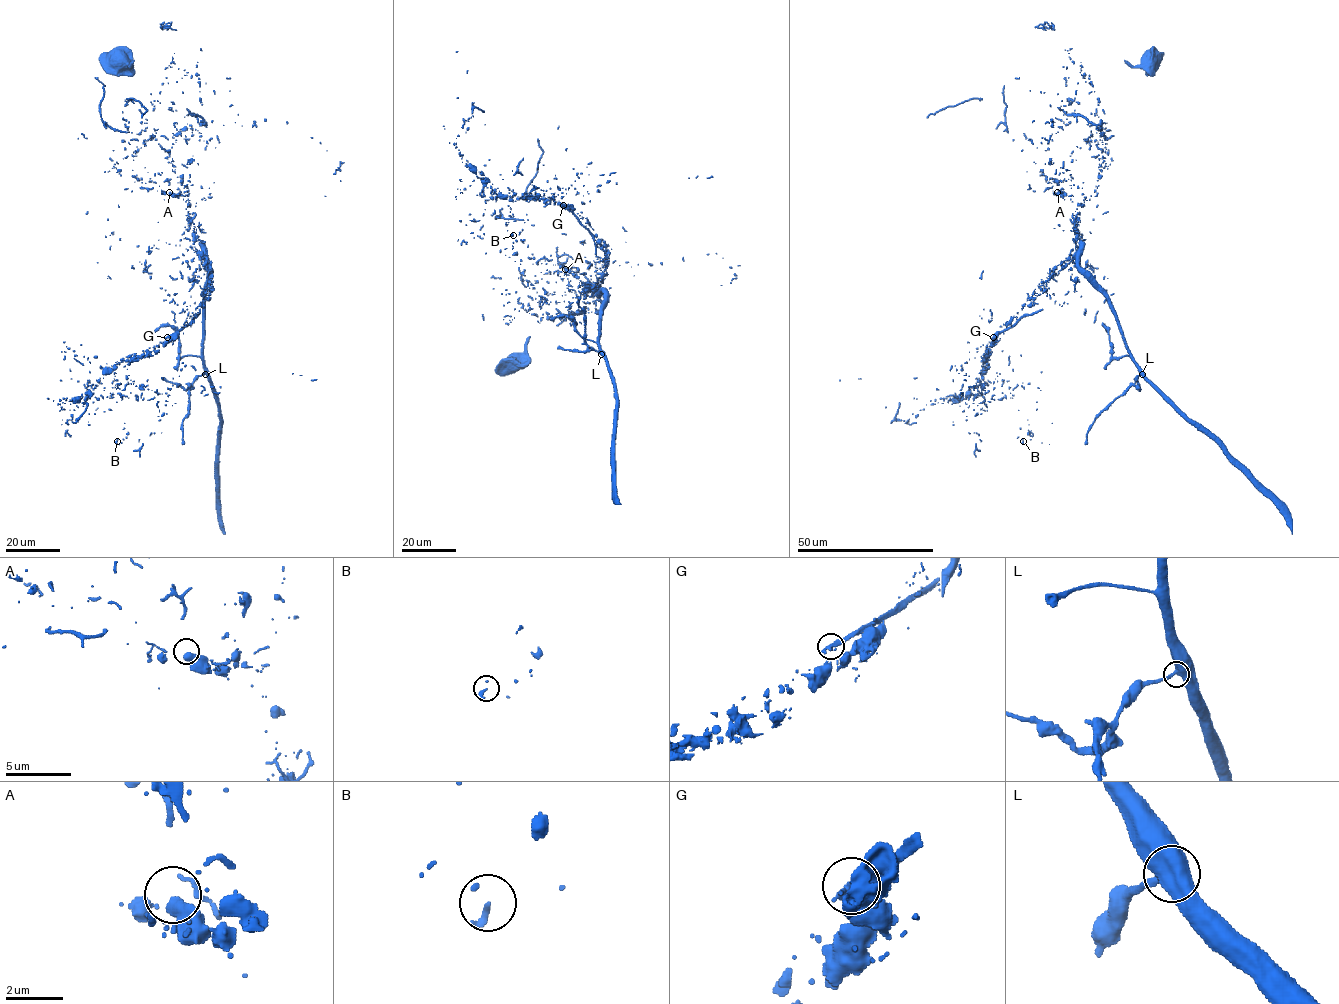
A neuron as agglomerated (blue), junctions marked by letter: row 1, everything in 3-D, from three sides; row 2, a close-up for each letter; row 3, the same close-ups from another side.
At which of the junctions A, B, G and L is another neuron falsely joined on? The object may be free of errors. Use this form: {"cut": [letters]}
{"cut": ["G"]}

